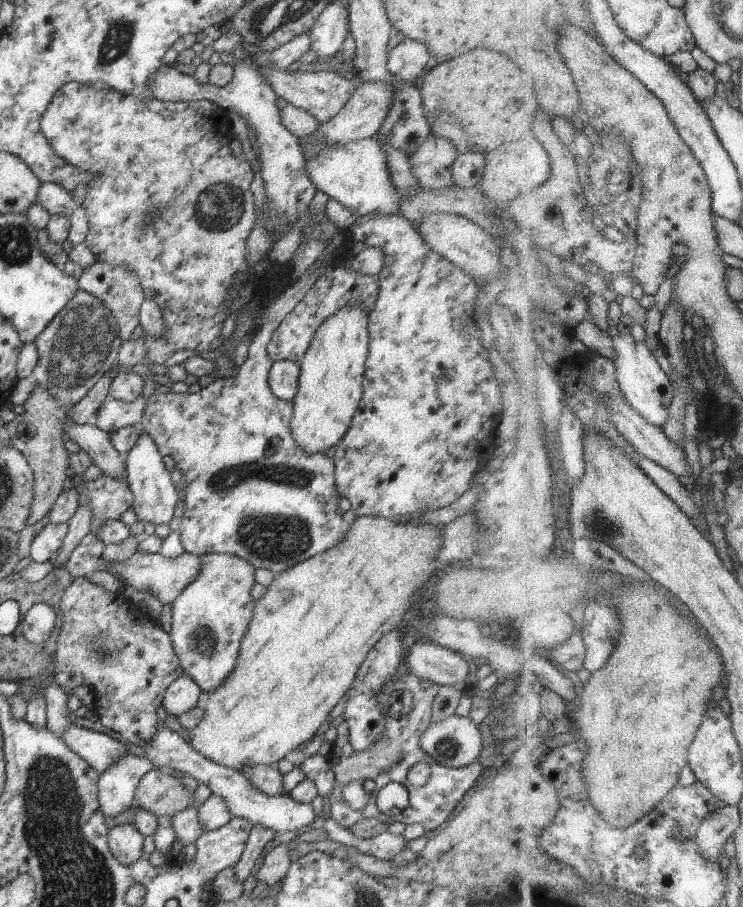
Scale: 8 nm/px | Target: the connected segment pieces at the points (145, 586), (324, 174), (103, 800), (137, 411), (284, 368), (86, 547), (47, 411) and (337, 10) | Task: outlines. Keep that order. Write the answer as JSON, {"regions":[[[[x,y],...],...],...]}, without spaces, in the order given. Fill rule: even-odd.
{"regions":[[[[136,552],[126,562],[112,563],[107,572],[116,576],[125,586],[130,586],[138,592],[150,592],[162,605],[173,604],[174,600],[182,594],[188,584],[194,582],[200,574],[200,557],[196,554],[184,552],[177,558],[165,558],[162,554],[149,554]]],[[[308,137],[300,140],[306,172],[317,190],[340,202],[344,208],[356,214],[356,218],[368,214],[402,216],[398,190],[392,184],[388,171],[388,158],[377,137],[361,139],[346,144],[310,144]]],[[[124,754],[99,776],[99,804],[104,817],[116,819],[124,810],[134,807],[134,790],[138,780],[154,766],[140,756]]],[[[144,396],[136,398],[134,402],[121,402],[108,398],[97,413],[95,426],[112,434],[120,428],[139,425],[147,400],[148,398]]],[[[277,361],[273,364],[268,378],[272,395],[284,402],[293,402],[298,393],[298,378],[300,378],[298,363]]],[[[89,533],[70,554],[65,566],[66,572],[72,578],[87,577],[89,573],[93,572],[94,568],[99,568],[102,564],[101,557],[104,550],[105,545],[95,534]]],[[[38,384],[30,392],[28,400],[24,402],[24,413],[17,416],[15,420],[5,424],[9,435],[9,443],[22,452],[30,469],[33,471],[35,484],[33,488],[33,500],[30,506],[30,514],[26,524],[34,525],[40,522],[50,513],[54,502],[60,497],[64,490],[64,481],[68,476],[69,454],[63,444],[64,436],[62,424],[69,419],[66,410],[58,406],[58,402]]],[[[332,1],[309,31],[311,50],[319,59],[338,57],[349,30],[349,11],[340,1]]]]}

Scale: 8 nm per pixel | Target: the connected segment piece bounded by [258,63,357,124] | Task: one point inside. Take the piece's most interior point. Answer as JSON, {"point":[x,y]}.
{"point":[322,94]}

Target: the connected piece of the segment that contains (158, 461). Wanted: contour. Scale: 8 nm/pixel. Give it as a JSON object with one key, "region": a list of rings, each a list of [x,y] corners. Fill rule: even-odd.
{"region":[[[140,434],[136,446],[124,456],[126,468],[126,481],[132,490],[133,504],[132,510],[136,513],[138,520],[158,526],[169,525],[174,518],[177,502],[180,500],[175,488],[174,478],[171,472],[166,469],[162,454],[158,451],[156,444],[148,434]]]}

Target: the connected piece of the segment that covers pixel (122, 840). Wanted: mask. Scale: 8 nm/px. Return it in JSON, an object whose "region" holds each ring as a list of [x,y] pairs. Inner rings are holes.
{"region":[[[133,825],[114,826],[108,830],[106,842],[108,848],[117,862],[128,866],[134,864],[136,860],[146,857],[143,852],[143,836]]]}

